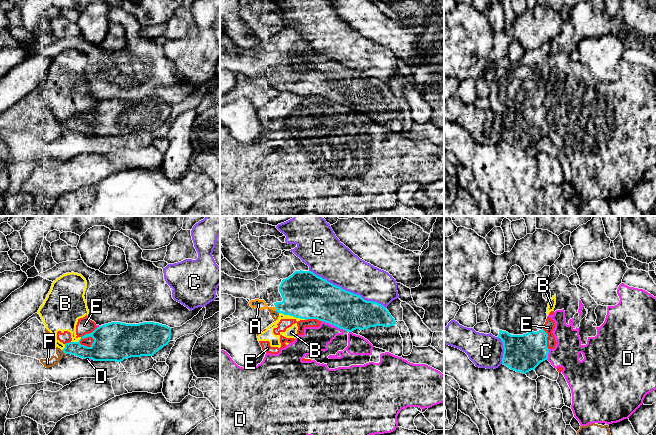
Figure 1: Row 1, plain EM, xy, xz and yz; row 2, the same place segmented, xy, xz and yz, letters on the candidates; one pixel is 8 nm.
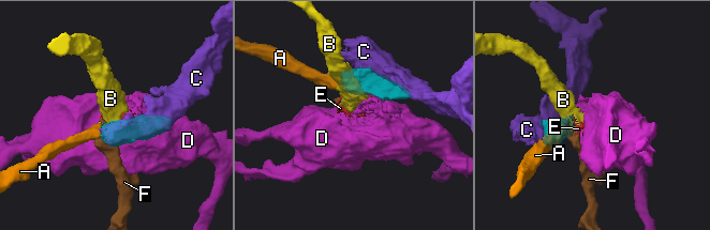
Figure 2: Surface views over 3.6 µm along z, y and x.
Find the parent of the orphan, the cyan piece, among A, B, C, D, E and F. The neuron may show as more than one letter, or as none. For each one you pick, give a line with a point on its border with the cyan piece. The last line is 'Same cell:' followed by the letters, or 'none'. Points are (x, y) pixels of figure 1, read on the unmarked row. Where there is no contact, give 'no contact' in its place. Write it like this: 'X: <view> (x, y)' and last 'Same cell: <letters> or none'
A: xz (276, 84)
Same cell: A

